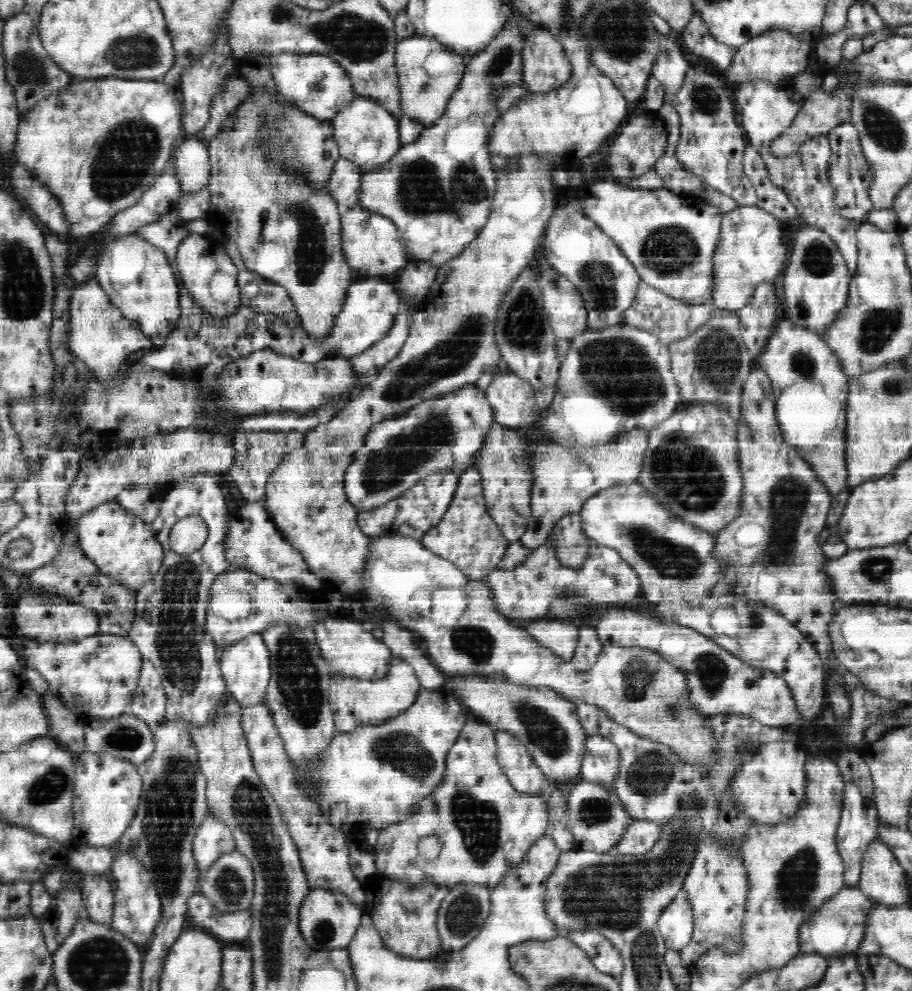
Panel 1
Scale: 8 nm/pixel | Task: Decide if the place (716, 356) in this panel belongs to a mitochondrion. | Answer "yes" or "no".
yes

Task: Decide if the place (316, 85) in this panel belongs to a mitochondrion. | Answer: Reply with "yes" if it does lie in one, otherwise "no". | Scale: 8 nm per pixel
yes

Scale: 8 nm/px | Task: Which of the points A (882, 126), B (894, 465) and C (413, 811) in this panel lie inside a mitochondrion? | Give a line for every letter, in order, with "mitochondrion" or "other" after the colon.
A: mitochondrion
B: other
C: other

